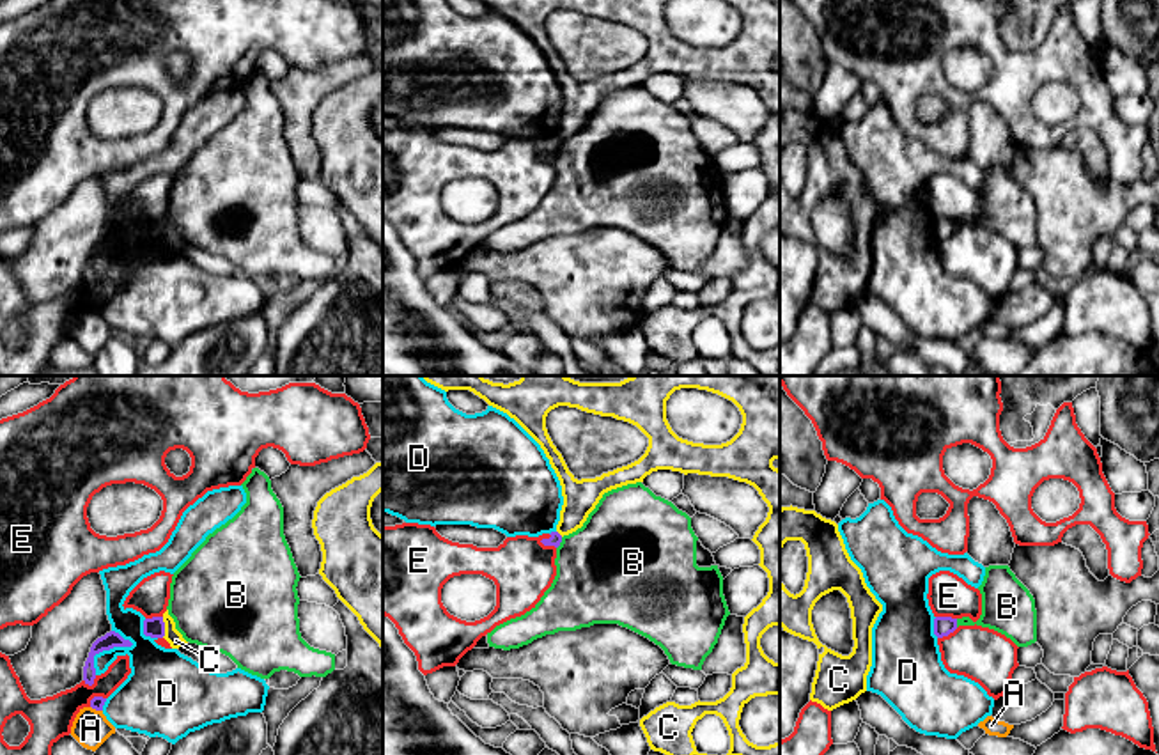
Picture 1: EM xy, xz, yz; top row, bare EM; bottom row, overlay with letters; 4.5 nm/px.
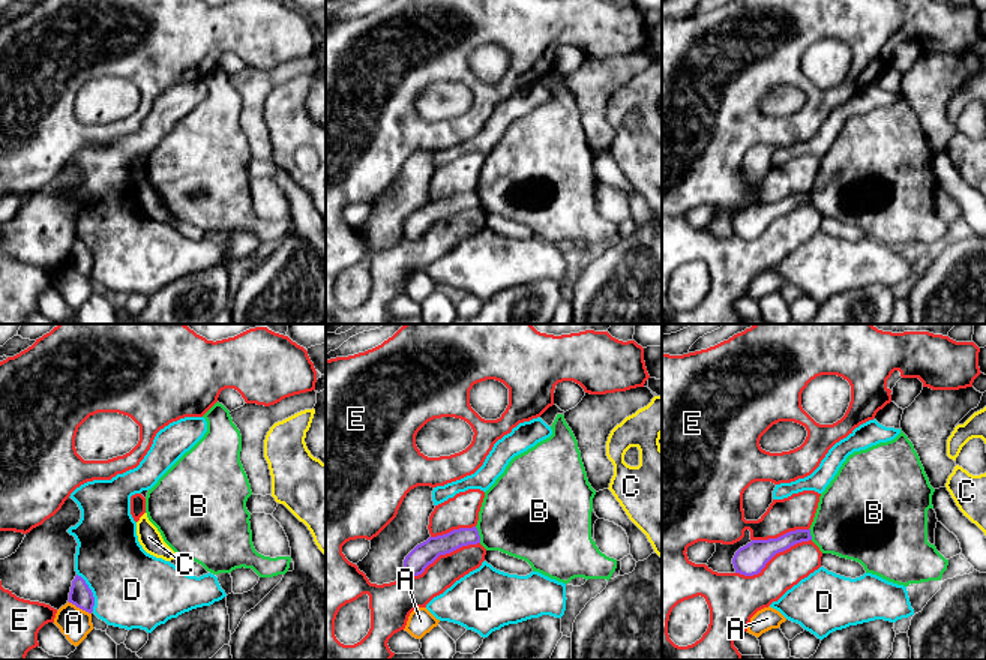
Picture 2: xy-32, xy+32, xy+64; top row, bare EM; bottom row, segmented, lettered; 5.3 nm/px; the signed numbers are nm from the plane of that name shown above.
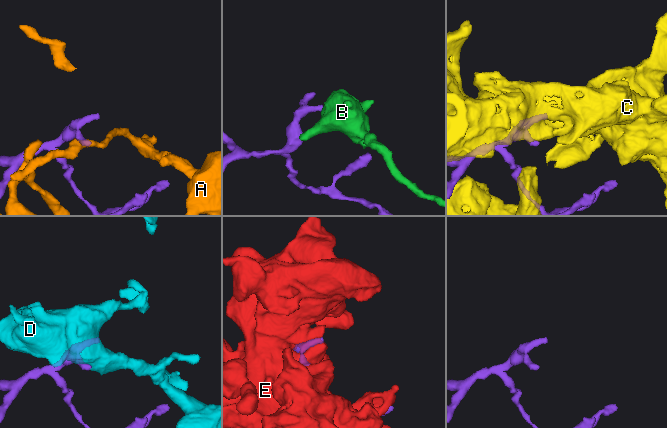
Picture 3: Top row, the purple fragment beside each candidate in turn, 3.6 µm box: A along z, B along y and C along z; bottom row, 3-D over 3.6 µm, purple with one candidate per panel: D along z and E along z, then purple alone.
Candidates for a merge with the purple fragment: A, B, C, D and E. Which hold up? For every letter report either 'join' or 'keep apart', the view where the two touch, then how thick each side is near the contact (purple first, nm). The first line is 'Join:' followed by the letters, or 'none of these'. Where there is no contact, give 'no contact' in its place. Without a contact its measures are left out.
Join: none of these
A: keep apart | xy | 60/170 nm
B: keep apart | xz | 60/460 nm
C: keep apart | xy | 90/70 nm
D: keep apart | xy | 70/220 nm
E: keep apart | xz | 60/280 nm

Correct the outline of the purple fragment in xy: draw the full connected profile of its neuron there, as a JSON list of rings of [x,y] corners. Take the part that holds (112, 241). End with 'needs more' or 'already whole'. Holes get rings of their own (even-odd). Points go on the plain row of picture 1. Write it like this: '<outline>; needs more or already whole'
[[[110,234],[105,239],[97,241],[89,255],[89,261],[83,269],[83,284],[85,287],[92,289],[96,282],[96,271],[94,271],[94,259],[110,253],[113,250],[131,250],[133,246],[129,243],[124,243],[119,236]]]; already whole

